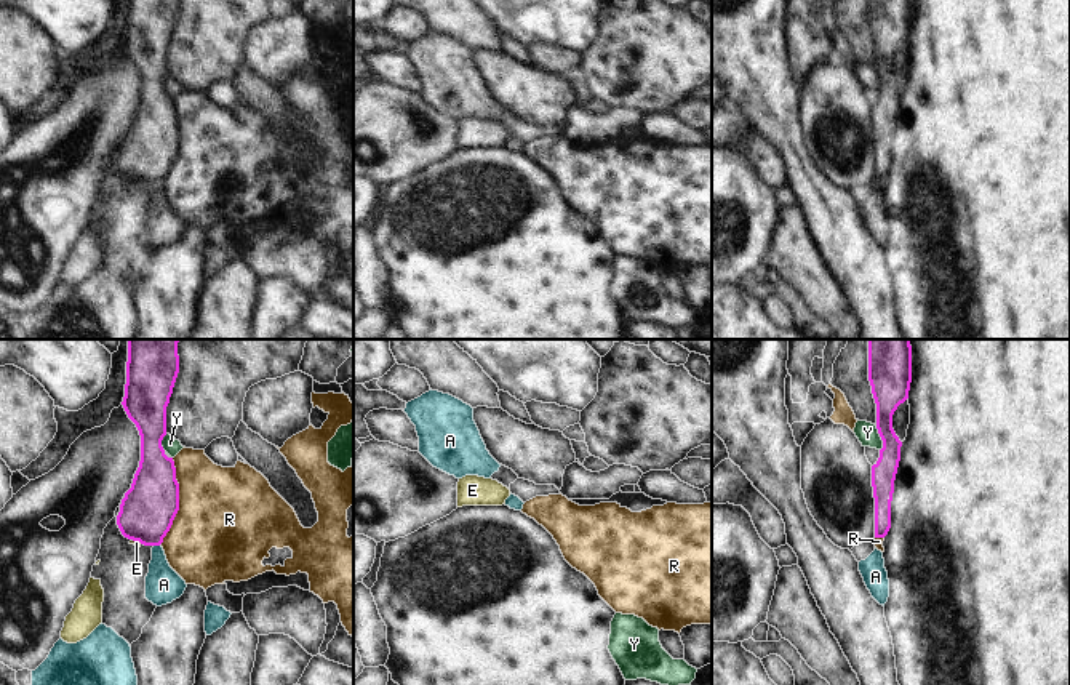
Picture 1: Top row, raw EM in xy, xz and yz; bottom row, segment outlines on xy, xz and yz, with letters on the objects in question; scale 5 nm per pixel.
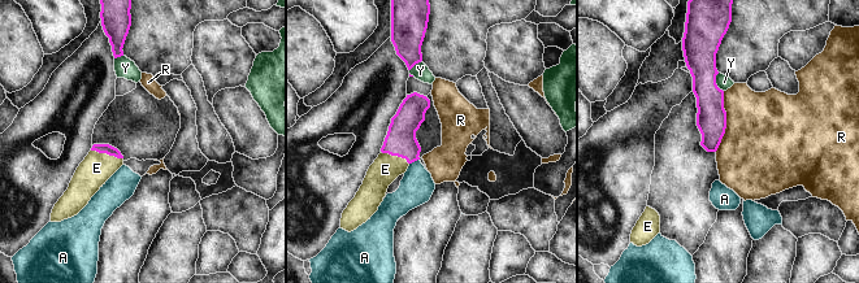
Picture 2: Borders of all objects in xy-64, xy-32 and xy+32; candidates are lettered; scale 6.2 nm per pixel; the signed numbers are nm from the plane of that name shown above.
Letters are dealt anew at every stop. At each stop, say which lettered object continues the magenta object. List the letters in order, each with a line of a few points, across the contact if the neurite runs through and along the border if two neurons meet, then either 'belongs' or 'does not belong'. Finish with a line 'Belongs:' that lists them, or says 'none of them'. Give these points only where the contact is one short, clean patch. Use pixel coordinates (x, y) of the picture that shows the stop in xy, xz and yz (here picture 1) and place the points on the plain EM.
A: line xy (154, 186), (159, 188); does not belong
E: line xy (146, 156), (146, 165), (138, 181), (136, 184); belongs
R: line xy (173, 100), (178, 125), (178, 154), (160, 184); does not belong
Y: line yz (875, 68), (882, 82), (880, 92); does not belong
Belongs: E

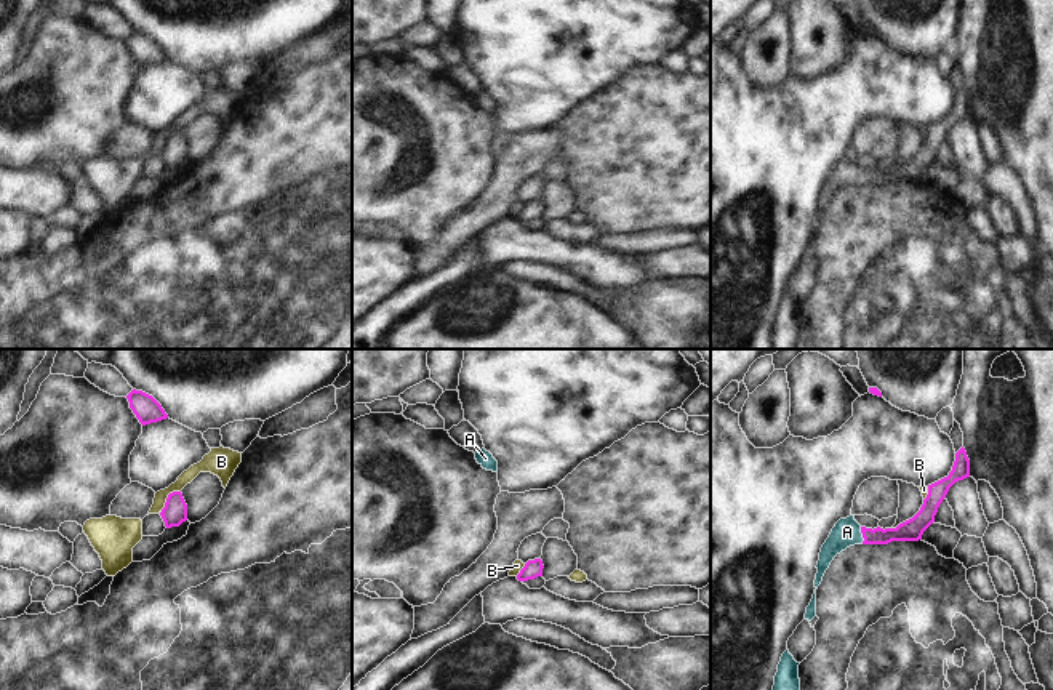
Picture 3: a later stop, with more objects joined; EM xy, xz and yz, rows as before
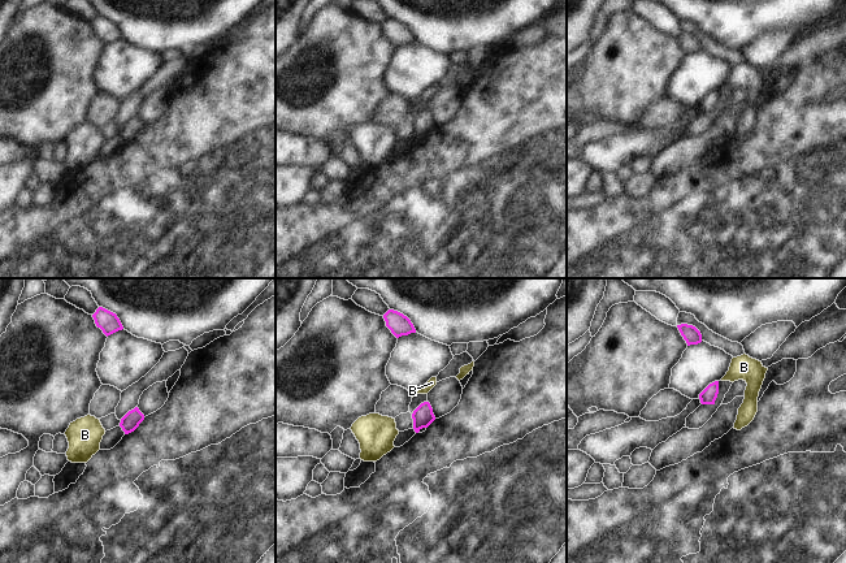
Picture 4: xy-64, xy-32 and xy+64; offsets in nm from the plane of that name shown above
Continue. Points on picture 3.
A: line yz (911, 172), (888, 176), (863, 176), (847, 173); belongs
B: line xy (180, 132), (173, 132), (168, 136), (160, 154); does not belong
Belongs: A

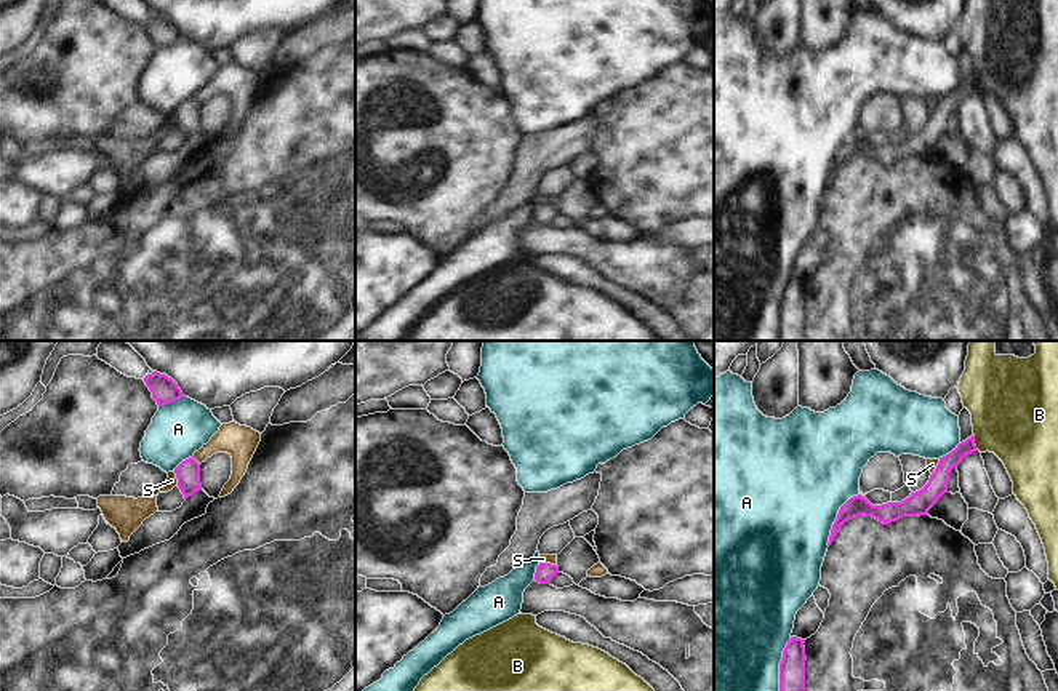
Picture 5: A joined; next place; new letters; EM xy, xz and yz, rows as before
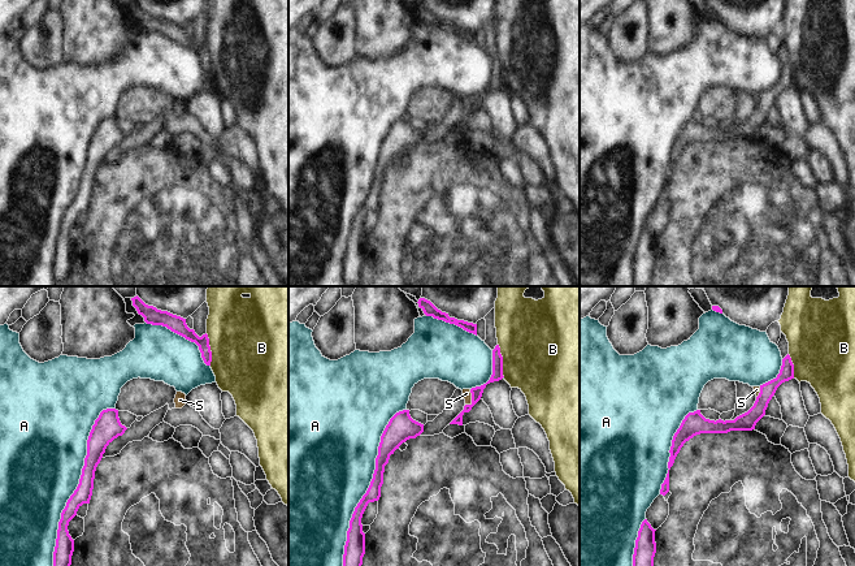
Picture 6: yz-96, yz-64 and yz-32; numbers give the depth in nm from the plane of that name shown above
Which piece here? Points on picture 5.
A: does not belong
B: does not belong
S: line xz (540, 203), (556, 207); does not belong
Belongs: none of them

